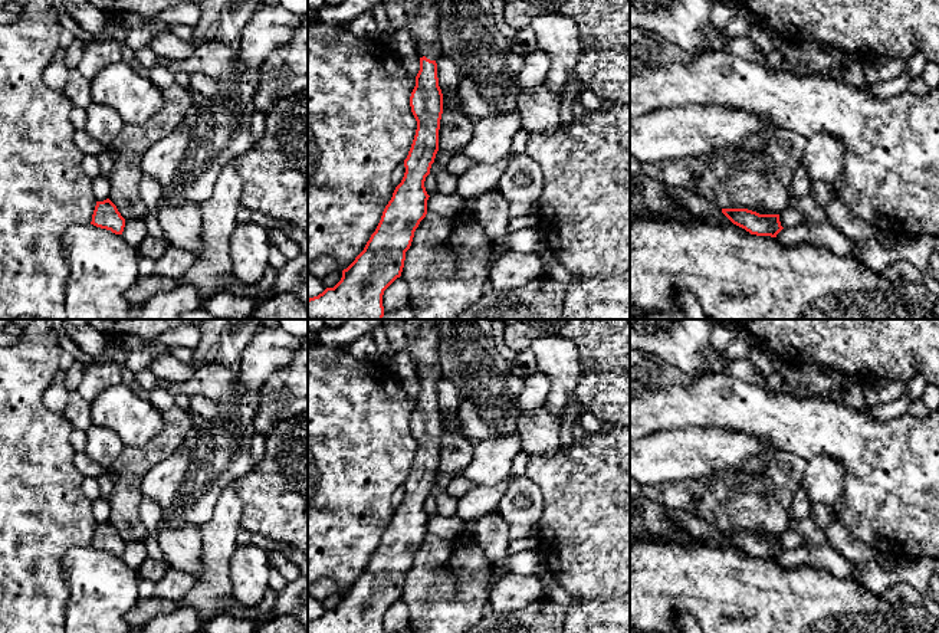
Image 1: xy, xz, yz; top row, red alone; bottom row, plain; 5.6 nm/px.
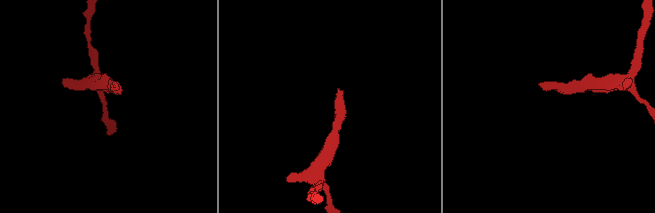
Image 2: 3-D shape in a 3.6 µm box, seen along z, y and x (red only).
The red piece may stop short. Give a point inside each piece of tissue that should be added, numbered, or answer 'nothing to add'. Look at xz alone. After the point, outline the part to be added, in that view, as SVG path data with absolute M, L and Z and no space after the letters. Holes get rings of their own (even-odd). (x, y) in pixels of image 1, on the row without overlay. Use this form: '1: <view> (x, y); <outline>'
1: xz (417, 337); M381 319L381 322L394 352L408 352L418 378L437 383L441 367L434 319Z

